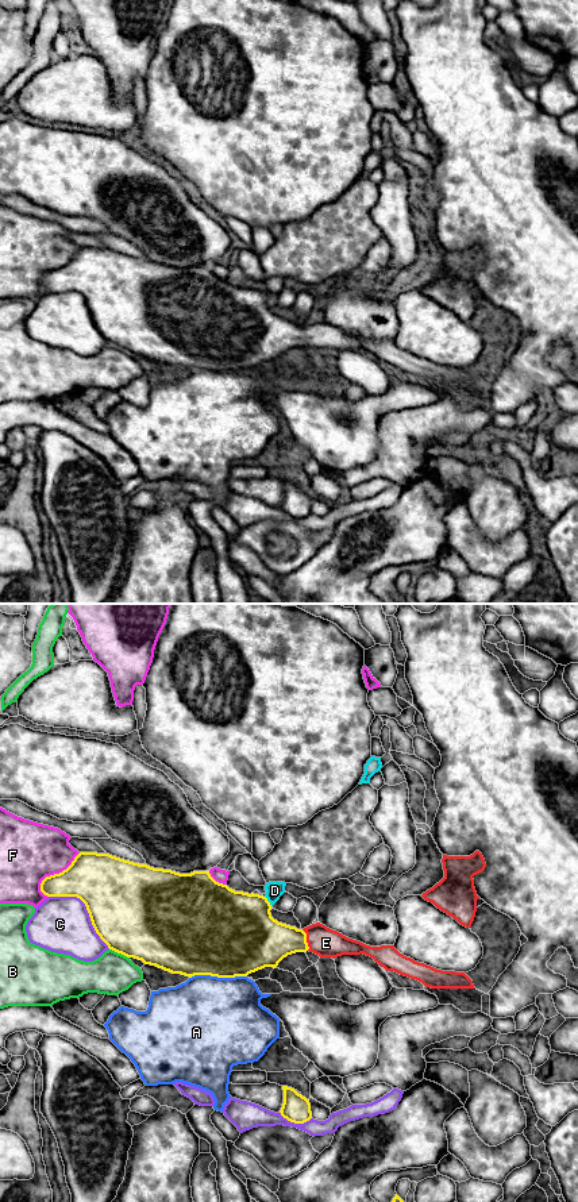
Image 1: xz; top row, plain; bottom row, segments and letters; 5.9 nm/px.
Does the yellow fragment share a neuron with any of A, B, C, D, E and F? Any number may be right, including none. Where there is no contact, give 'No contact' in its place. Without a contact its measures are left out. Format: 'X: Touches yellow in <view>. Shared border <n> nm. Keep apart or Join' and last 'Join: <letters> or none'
A: Touches yellow in xz. Shared border 340 nm. Keep apart
B: Touches yellow in xz. Shared border 130 nm. Keep apart
C: Touches yellow in xz. Shared border 480 nm. Keep apart
D: Touches yellow in xz. Shared border 80 nm. Keep apart
E: Touches yellow in xz. Shared border 130 nm. Join
F: Touches yellow in xz. Shared border 340 nm. Keep apart
Join: E

